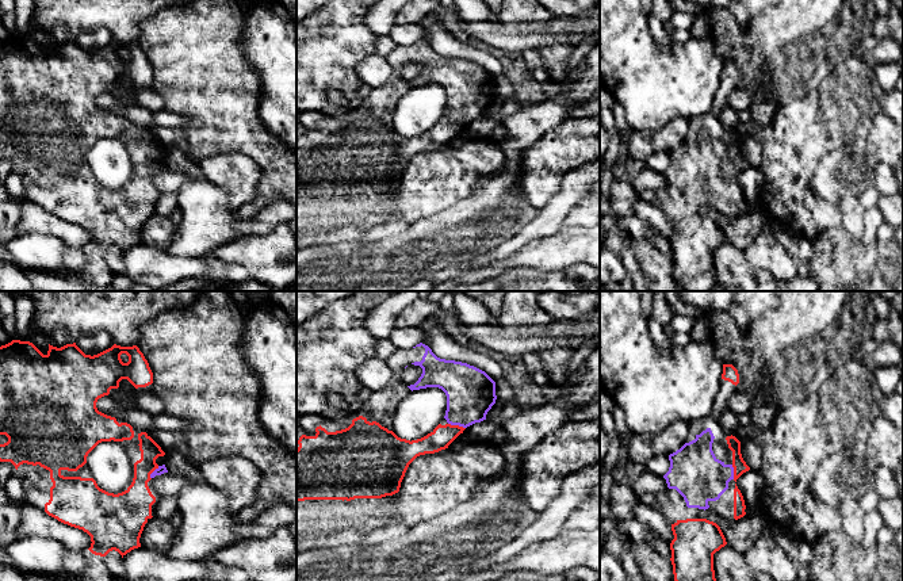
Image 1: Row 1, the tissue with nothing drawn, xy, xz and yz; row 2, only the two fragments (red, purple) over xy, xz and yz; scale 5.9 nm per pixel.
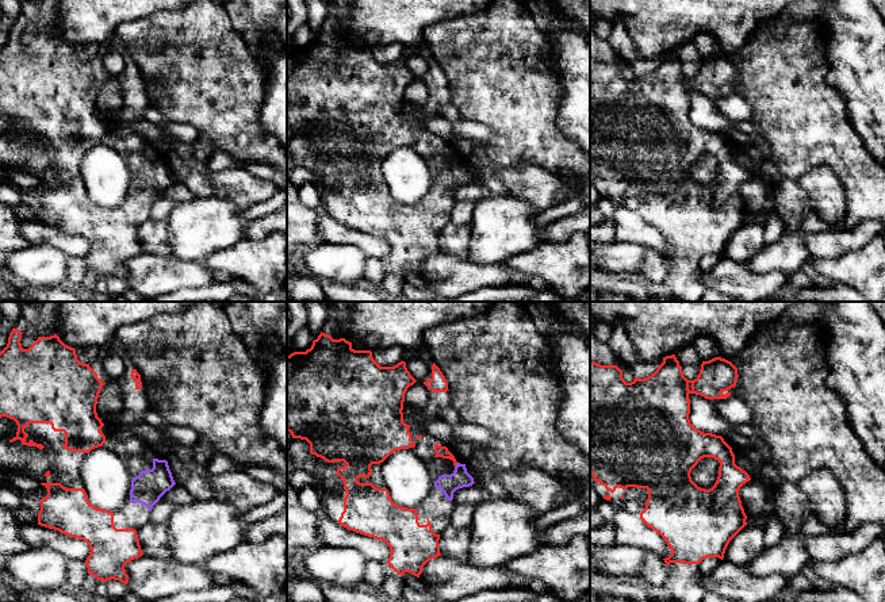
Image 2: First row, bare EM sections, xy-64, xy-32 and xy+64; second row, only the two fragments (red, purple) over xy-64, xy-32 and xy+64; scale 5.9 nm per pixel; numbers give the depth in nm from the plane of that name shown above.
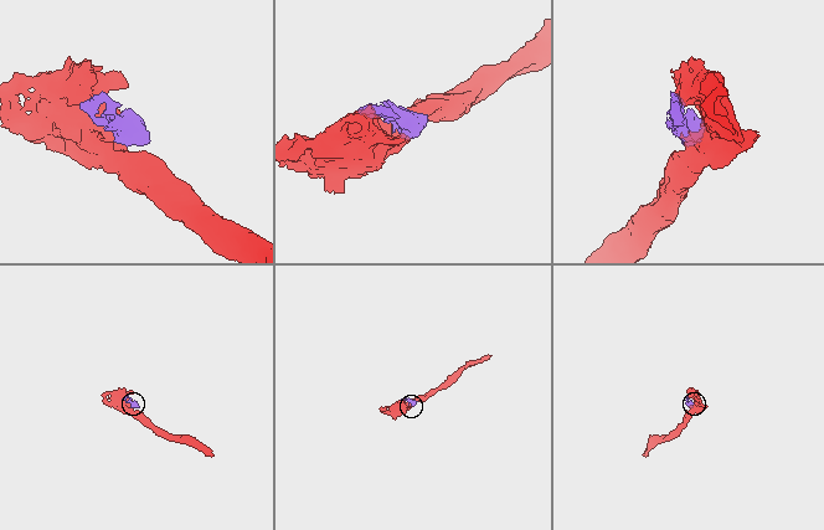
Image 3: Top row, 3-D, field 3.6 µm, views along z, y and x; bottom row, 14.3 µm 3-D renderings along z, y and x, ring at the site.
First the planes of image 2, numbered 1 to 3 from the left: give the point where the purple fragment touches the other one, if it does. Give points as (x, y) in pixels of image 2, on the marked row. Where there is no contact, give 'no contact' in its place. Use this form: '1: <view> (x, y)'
1: no contact
2: xy-32 (455, 466)
3: no contact

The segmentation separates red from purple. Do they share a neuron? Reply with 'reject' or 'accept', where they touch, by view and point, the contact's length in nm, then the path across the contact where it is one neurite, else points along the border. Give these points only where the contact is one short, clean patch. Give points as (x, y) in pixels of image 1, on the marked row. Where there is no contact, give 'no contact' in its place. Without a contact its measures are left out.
accept; contact xz (456, 425); length 110 nm

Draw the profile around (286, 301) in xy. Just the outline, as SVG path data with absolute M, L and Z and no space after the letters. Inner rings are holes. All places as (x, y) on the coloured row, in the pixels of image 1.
M265 291L269 298L287 314L296 330L296 291Z

